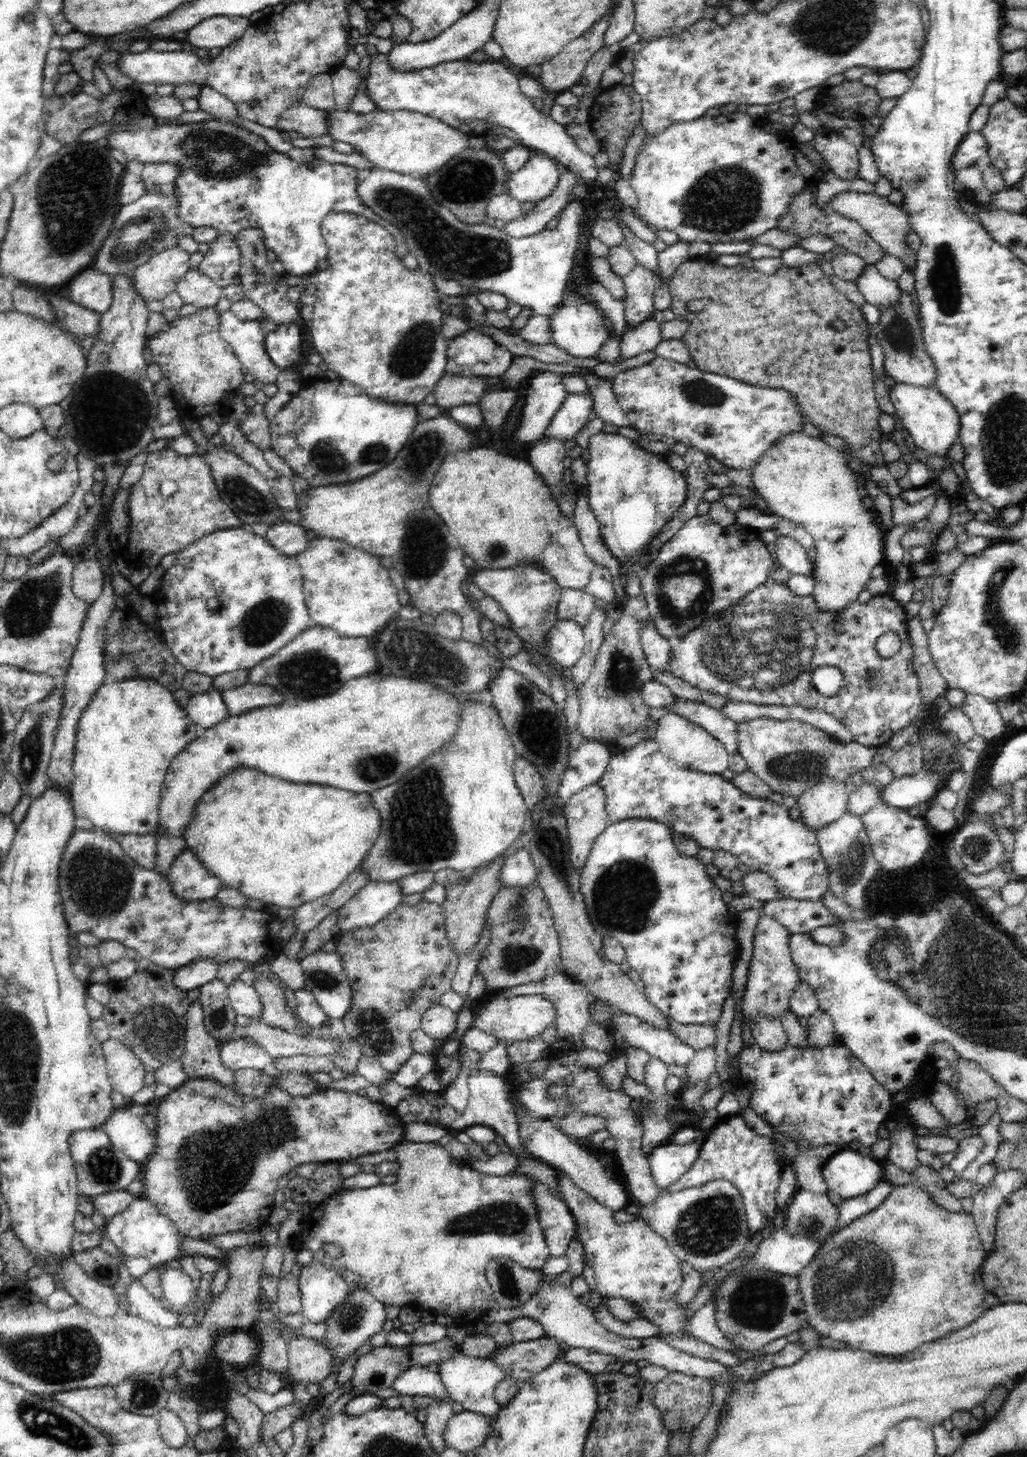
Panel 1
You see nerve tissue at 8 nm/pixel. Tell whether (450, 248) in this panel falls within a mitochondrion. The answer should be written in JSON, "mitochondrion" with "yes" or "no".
{"mitochondrion":"yes"}

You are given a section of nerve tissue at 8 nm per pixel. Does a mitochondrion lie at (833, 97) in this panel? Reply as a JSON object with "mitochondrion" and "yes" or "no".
{"mitochondrion":"yes"}

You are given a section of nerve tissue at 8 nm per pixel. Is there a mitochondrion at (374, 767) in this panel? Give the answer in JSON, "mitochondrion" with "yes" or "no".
{"mitochondrion":"yes"}

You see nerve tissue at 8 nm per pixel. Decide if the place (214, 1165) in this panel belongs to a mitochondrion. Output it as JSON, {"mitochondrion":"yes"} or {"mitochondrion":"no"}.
{"mitochondrion":"yes"}

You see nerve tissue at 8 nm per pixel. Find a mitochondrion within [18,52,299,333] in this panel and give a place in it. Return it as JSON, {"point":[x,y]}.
{"point":[71,199]}

